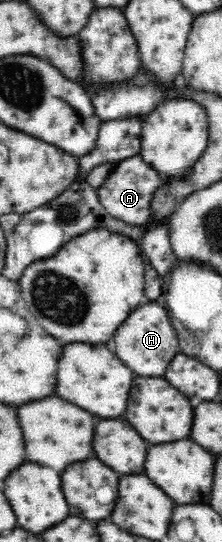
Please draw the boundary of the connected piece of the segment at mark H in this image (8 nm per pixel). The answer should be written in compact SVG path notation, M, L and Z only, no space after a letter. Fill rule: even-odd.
M149 301L141 307L137 307L129 319L123 323L121 331L117 331L117 335L113 337L115 341L115 355L129 367L133 369L137 375L143 377L163 377L163 373L167 371L169 363L173 361L173 357L179 353L180 335L175 335L175 329L171 323L175 323L169 319L166 305L159 305L157 301Z

